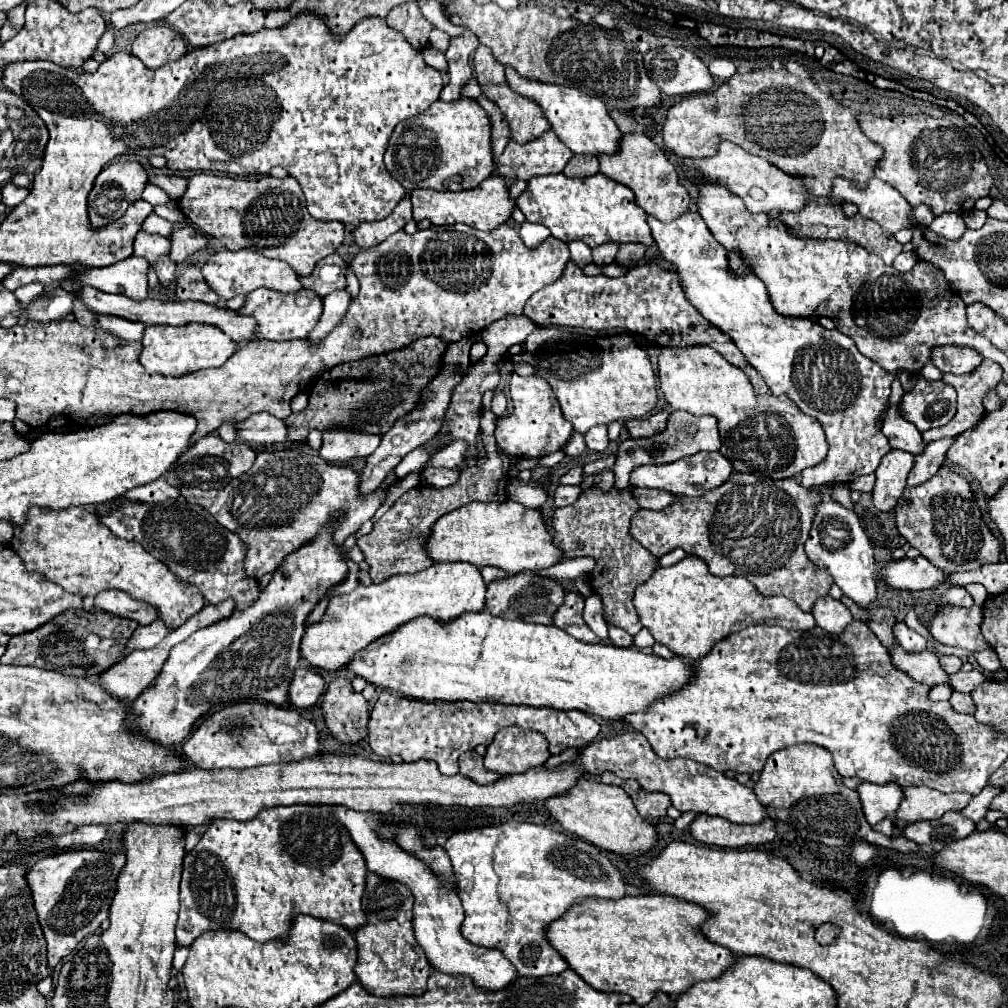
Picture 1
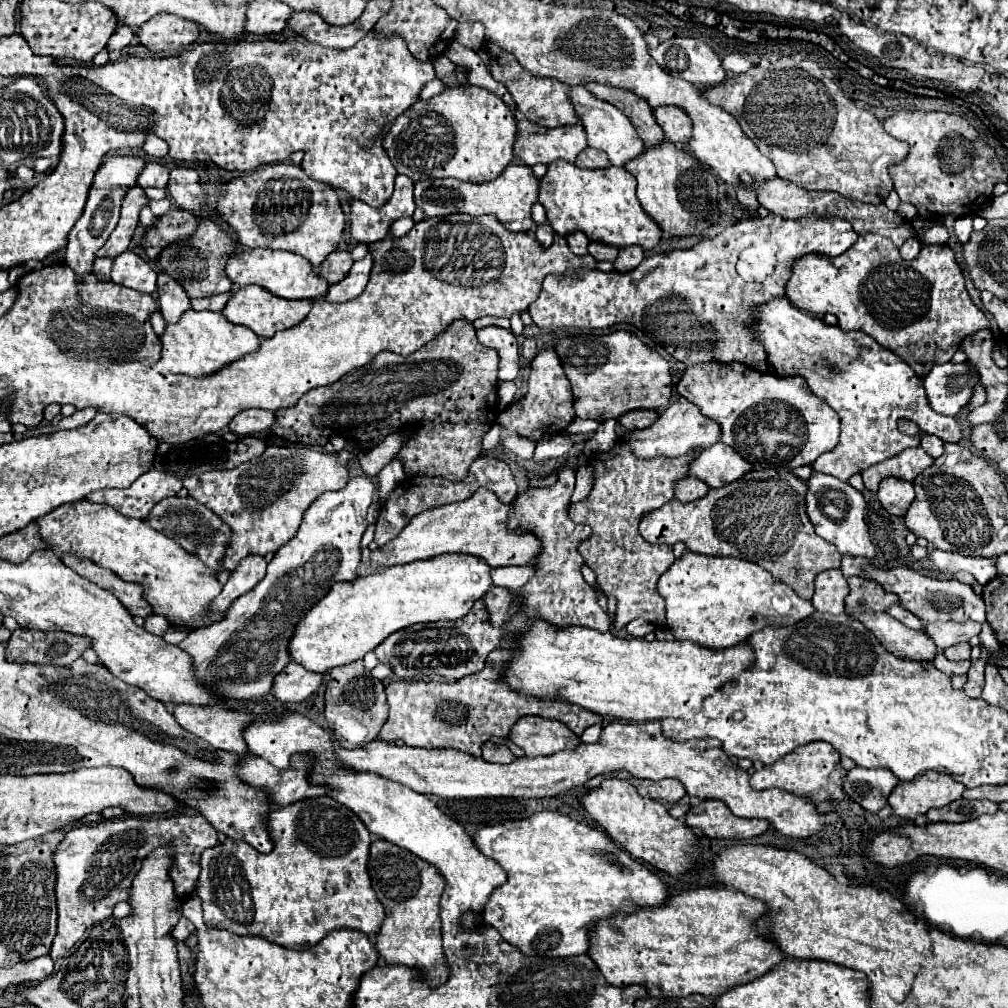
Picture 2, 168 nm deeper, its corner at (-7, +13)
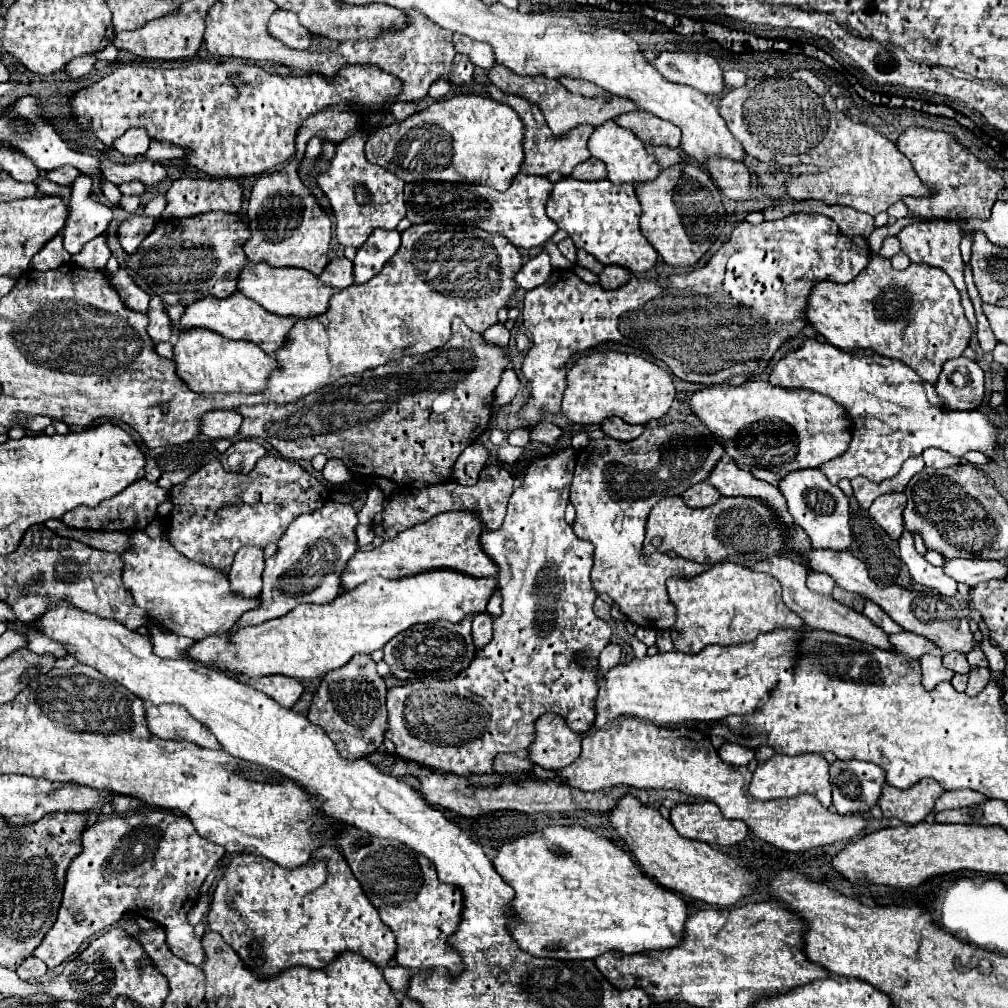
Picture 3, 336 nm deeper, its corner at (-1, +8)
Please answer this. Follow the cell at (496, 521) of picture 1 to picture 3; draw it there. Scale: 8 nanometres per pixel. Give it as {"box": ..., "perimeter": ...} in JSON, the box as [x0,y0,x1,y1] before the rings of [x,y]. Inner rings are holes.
{"box":[342,510,498,590],"perimeter":[[[456,510],[456,512],[444,512],[434,516],[428,522],[416,524],[404,532],[400,532],[396,538],[386,540],[382,546],[374,550],[358,550],[352,560],[348,562],[348,568],[344,570],[342,584],[344,590],[350,590],[374,576],[384,578],[404,578],[418,572],[434,570],[434,568],[452,568],[470,576],[498,576],[496,562],[486,556],[480,544],[480,536],[484,532],[482,518],[476,512],[470,510]]]}

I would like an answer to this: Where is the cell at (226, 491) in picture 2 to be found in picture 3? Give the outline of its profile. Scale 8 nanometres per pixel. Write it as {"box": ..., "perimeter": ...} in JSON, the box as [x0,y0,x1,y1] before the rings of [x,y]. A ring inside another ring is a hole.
{"box":[168,454,330,572],"perimeter":[[[266,454],[248,474],[226,472],[218,460],[210,460],[170,490],[174,508],[170,512],[172,530],[168,538],[186,558],[228,572],[234,554],[242,546],[266,548],[268,544],[278,544],[284,528],[288,528],[296,516],[324,506],[328,498],[330,490],[320,480],[310,476],[300,464],[282,456]]]}

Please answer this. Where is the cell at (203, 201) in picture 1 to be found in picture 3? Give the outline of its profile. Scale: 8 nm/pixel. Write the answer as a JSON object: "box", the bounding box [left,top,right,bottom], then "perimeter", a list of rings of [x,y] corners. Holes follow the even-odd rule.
{"box":[242,186,332,276],"perimeter":[[[254,186],[248,198],[246,218],[248,218],[250,238],[242,244],[242,248],[252,264],[272,262],[274,266],[306,268],[316,276],[328,264],[332,222],[312,192],[298,198],[292,194],[290,196],[278,196],[278,194],[264,196],[264,190],[260,186]]]}

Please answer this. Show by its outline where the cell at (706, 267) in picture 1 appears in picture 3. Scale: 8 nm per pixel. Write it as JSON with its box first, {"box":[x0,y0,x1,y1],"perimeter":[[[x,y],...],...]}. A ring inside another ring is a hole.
{"box":[770,338,1000,484],"perimeter":[[[806,338],[800,344],[800,348],[786,352],[784,358],[778,360],[778,364],[770,372],[770,382],[774,386],[784,386],[784,388],[816,390],[832,398],[836,404],[840,404],[848,412],[852,420],[852,428],[850,428],[852,440],[848,444],[848,450],[840,454],[838,458],[820,466],[820,472],[828,478],[830,484],[838,484],[842,478],[852,480],[856,476],[864,476],[872,482],[882,482],[890,476],[896,476],[906,458],[918,456],[926,448],[932,448],[932,446],[942,448],[956,458],[962,458],[968,450],[980,450],[990,460],[996,456],[996,448],[1000,446],[998,428],[982,412],[978,410],[944,412],[942,400],[936,396],[932,384],[920,380],[920,376],[916,376],[916,372],[912,372],[912,368],[908,368],[900,360],[884,358],[870,350],[840,350],[828,342],[822,344],[816,338]]]}

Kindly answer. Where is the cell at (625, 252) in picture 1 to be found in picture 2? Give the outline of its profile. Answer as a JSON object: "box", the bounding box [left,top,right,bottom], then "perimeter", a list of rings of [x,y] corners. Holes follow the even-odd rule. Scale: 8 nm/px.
{"box":[614,245,644,273],"perimeter":[[[630,245],[630,247],[626,247],[626,249],[620,249],[620,253],[618,253],[618,259],[614,261],[614,271],[616,273],[626,273],[626,271],[632,271],[634,267],[638,267],[640,263],[642,263],[642,259],[644,259],[644,251],[642,251],[642,247],[634,247],[634,245]]]}

